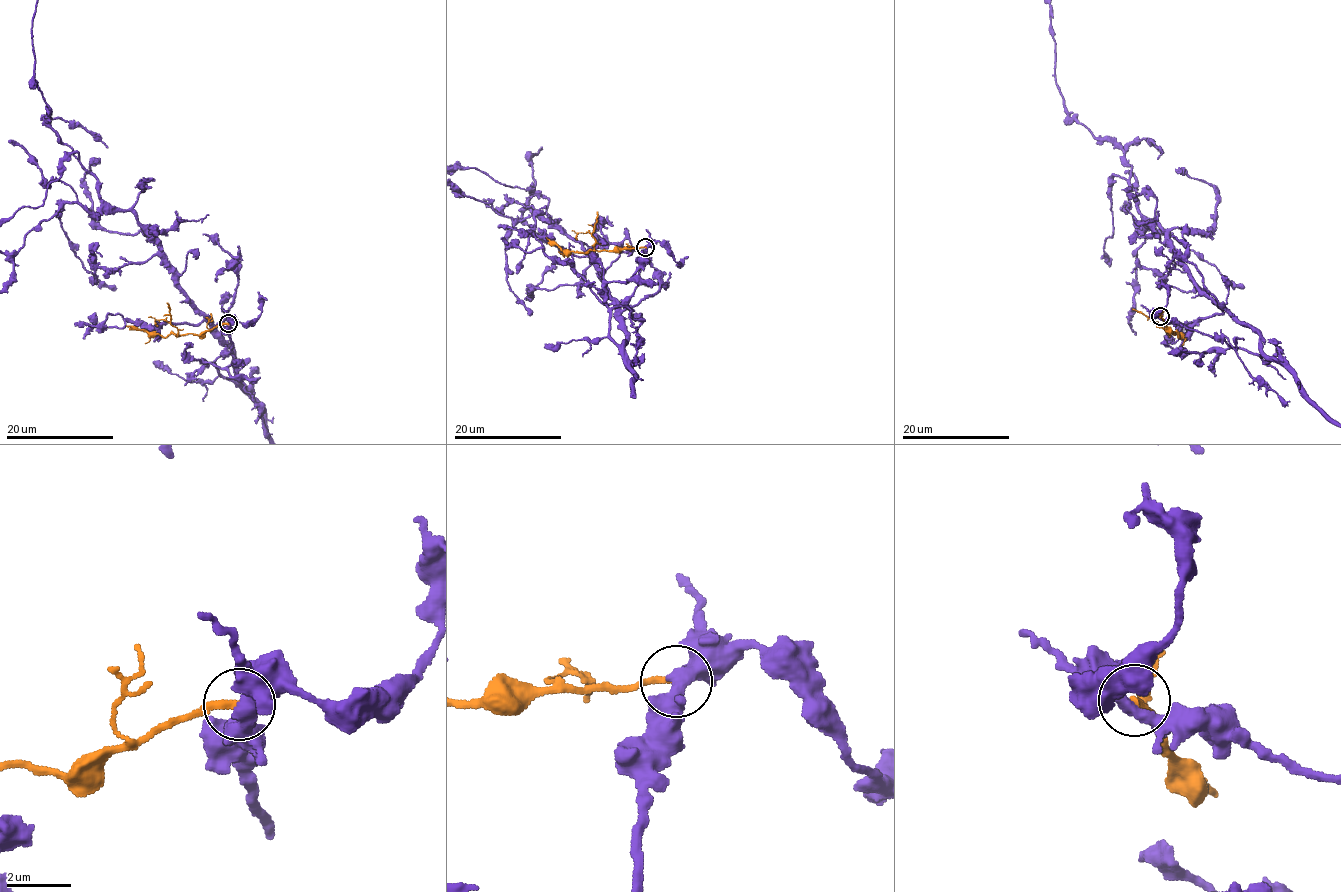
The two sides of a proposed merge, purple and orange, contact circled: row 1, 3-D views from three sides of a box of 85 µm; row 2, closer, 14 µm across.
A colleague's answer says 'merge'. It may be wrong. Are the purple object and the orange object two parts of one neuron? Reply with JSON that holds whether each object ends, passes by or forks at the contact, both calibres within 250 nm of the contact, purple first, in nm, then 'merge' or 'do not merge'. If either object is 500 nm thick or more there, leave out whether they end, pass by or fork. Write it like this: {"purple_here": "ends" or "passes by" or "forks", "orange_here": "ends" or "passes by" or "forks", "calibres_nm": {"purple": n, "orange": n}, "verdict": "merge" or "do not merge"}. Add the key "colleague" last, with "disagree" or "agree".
{"purple_here": "passes by", "orange_here": "ends", "calibres_nm": {"purple": 440, "orange": 200}, "verdict": "do not merge", "colleague": "disagree"}

